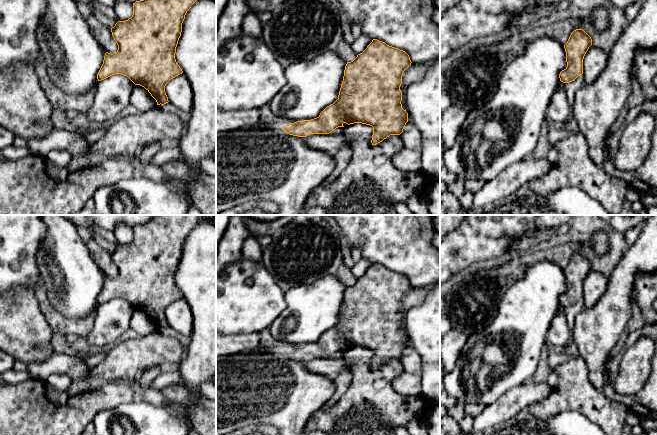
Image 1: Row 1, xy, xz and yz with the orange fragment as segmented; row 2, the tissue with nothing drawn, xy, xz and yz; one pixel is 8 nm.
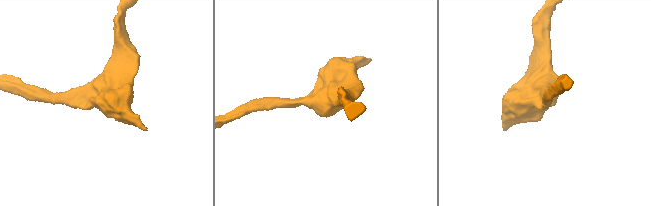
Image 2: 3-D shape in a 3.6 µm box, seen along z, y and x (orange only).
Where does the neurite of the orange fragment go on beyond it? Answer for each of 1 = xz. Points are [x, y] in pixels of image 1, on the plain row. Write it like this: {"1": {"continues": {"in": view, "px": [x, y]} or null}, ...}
{"1": {"continues": null}}

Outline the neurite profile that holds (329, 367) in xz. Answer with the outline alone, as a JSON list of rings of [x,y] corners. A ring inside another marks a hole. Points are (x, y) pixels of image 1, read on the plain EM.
[[[344,357],[341,358],[309,358],[304,361],[305,367],[313,374],[334,380],[344,371],[350,372],[350,364]]]

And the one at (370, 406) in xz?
[[[354,347],[344,351],[350,364],[352,382],[343,397],[332,407],[322,408],[308,420],[302,435],[320,430],[326,435],[387,435],[396,427],[406,427],[412,419],[428,424],[434,403],[422,394],[401,395],[393,387],[393,380],[404,372],[400,359],[390,359],[382,366],[371,367],[373,351]]]

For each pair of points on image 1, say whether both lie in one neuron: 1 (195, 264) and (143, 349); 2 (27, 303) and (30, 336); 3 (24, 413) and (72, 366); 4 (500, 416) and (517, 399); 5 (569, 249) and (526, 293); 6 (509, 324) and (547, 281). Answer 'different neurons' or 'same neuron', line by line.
1: different neurons
2: same neuron
3: different neurons
4: same neuron
5: different neurons
6: same neuron

